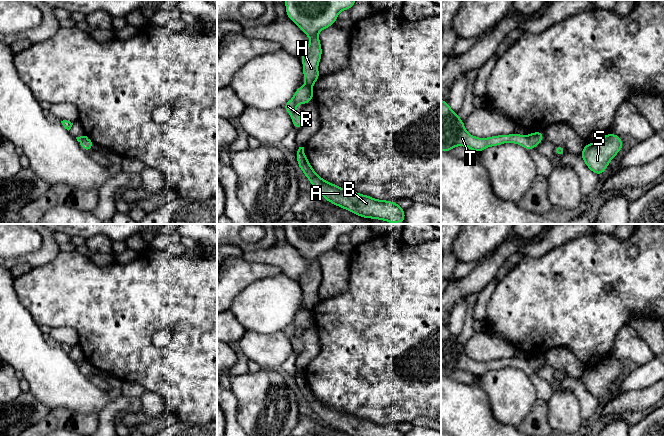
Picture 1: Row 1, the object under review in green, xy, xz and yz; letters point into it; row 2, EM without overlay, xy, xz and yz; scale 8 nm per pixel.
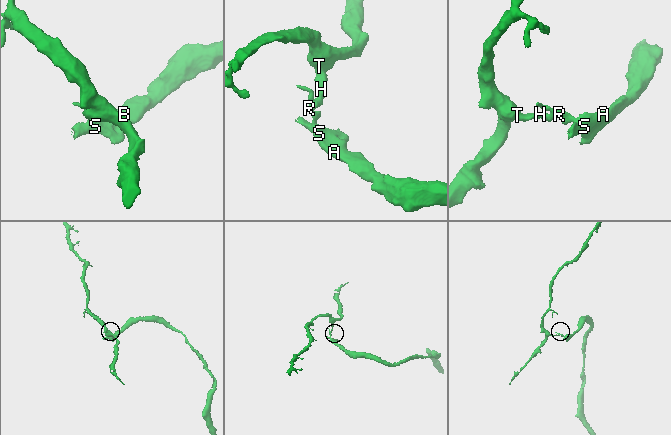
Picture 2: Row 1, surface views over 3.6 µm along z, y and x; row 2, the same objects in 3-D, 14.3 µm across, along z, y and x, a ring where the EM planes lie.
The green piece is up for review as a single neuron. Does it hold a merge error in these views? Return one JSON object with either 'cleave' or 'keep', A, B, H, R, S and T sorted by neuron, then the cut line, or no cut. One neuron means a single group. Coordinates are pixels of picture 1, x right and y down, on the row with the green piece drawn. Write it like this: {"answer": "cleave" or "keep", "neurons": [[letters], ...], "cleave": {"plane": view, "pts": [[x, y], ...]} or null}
{"answer": "cleave", "neurons": [["A", "B", "R", "S"], ["H", "T"]], "cleave": {"plane": "yz", "pts": [[526, 136], [533, 147]]}}

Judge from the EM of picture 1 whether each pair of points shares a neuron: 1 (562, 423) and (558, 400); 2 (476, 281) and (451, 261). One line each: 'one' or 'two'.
1: one
2: two

